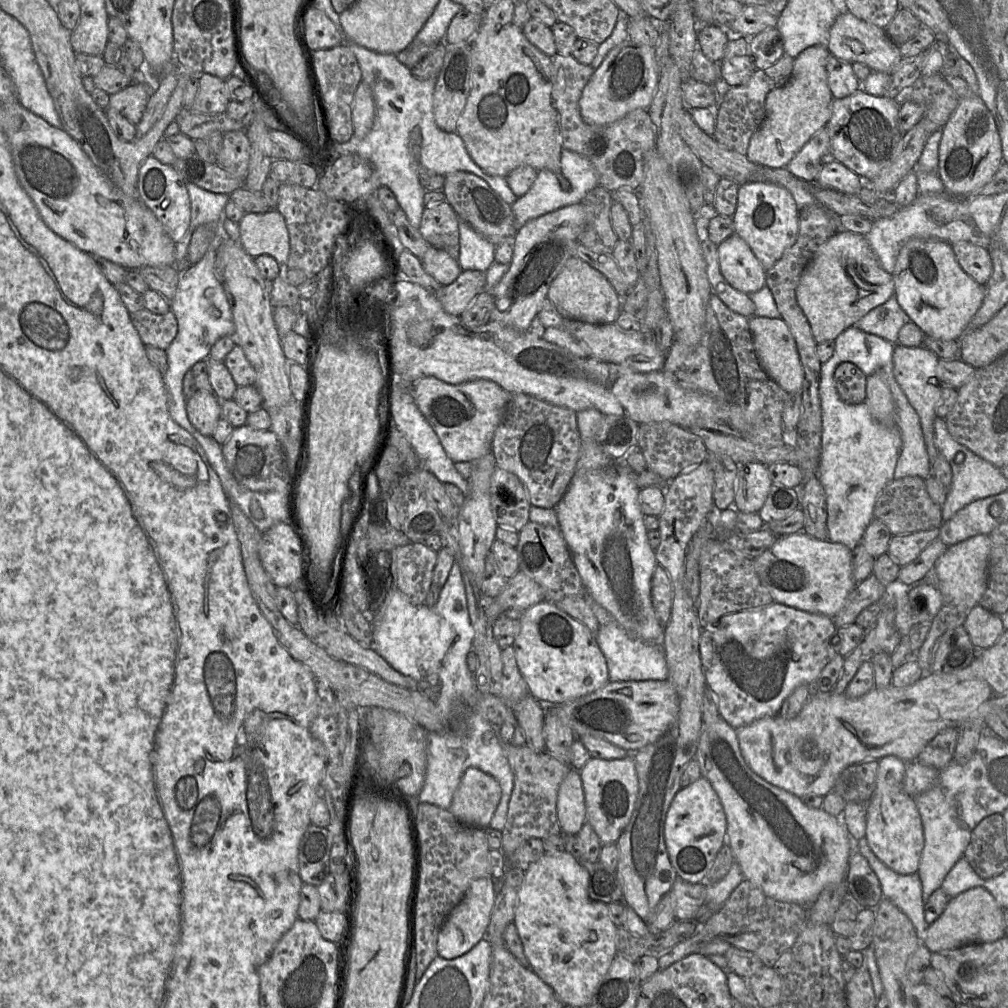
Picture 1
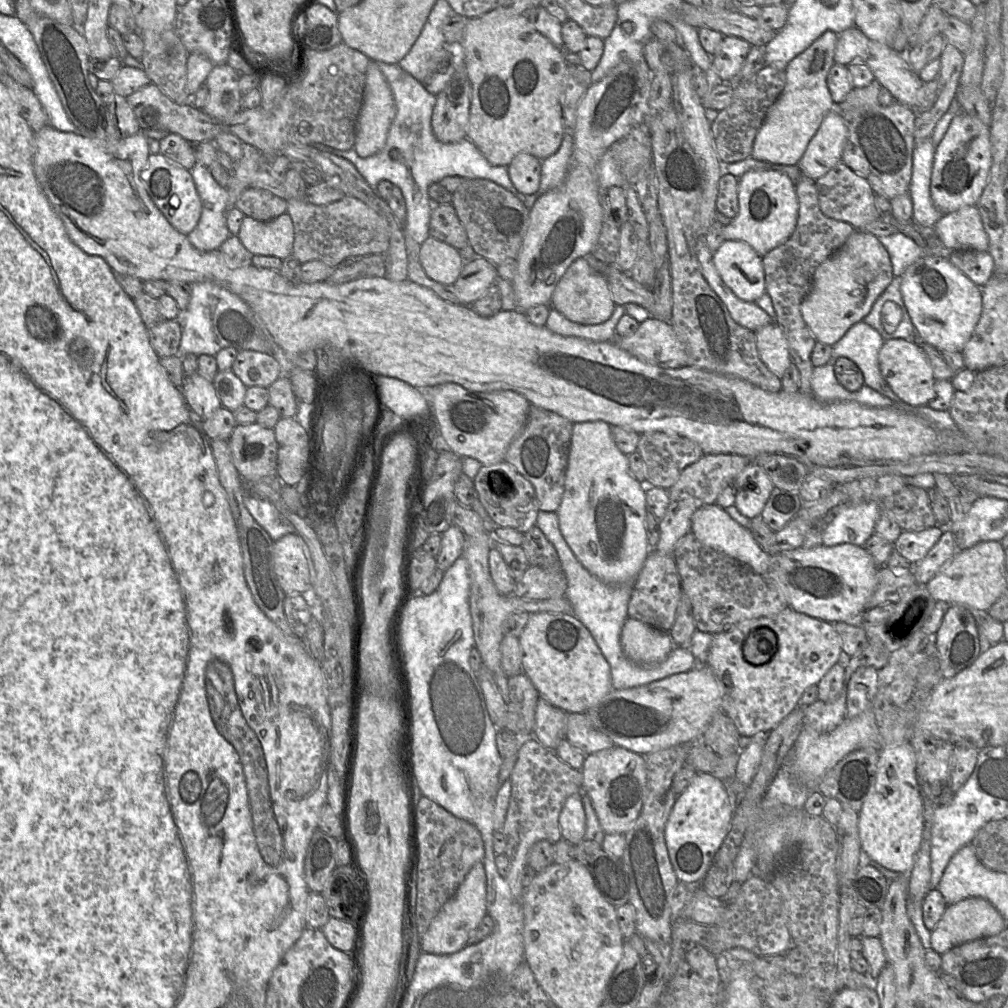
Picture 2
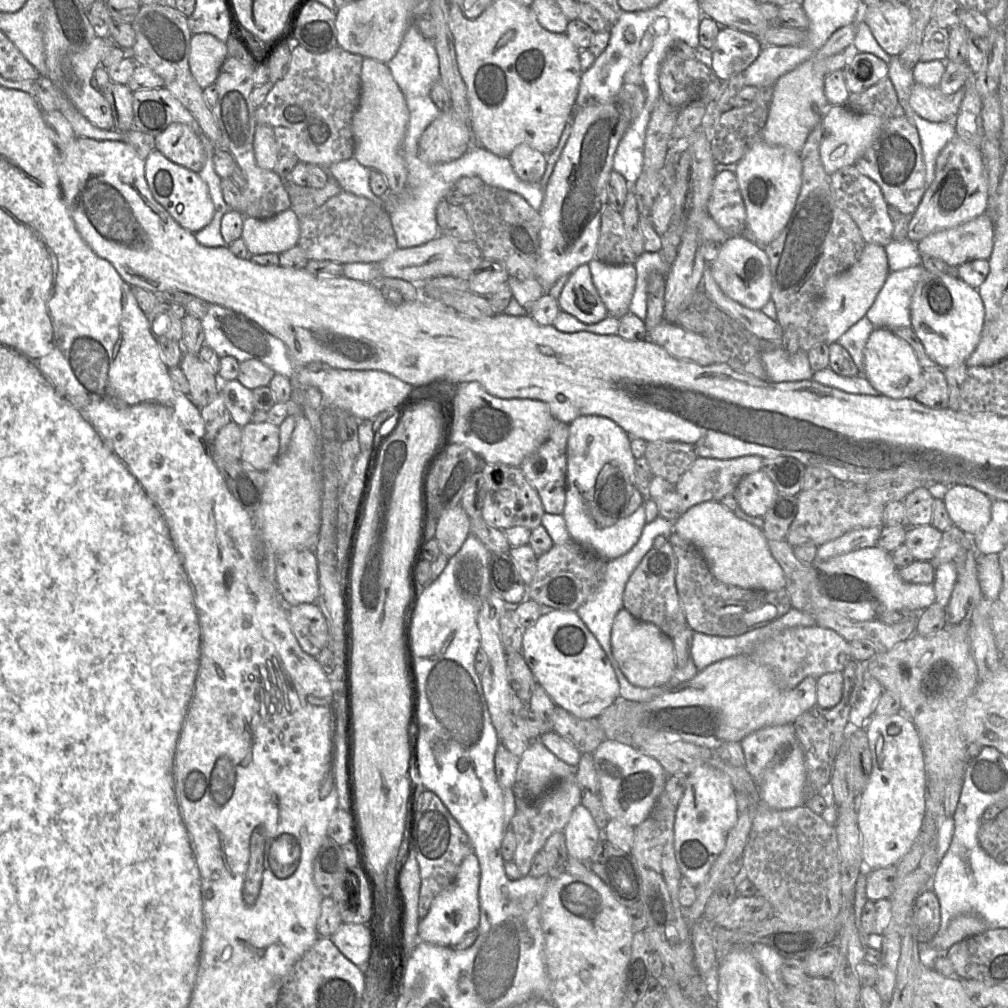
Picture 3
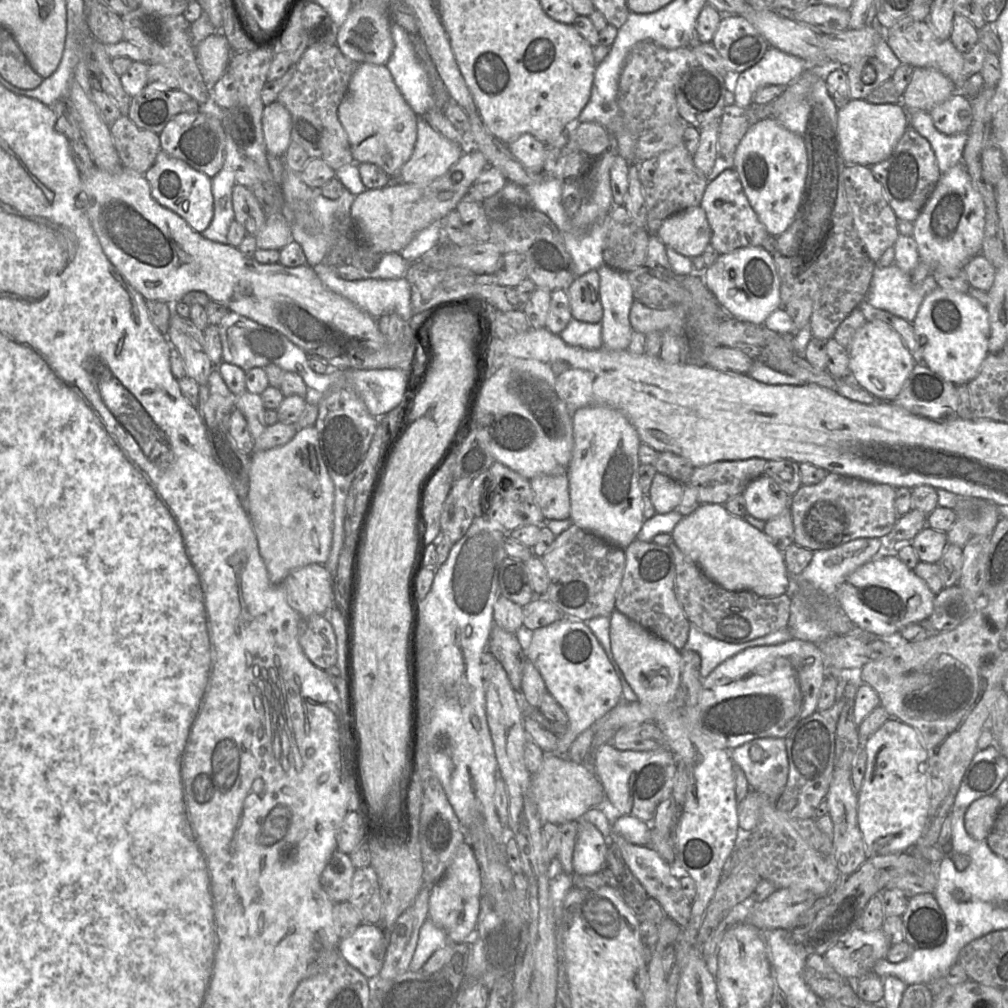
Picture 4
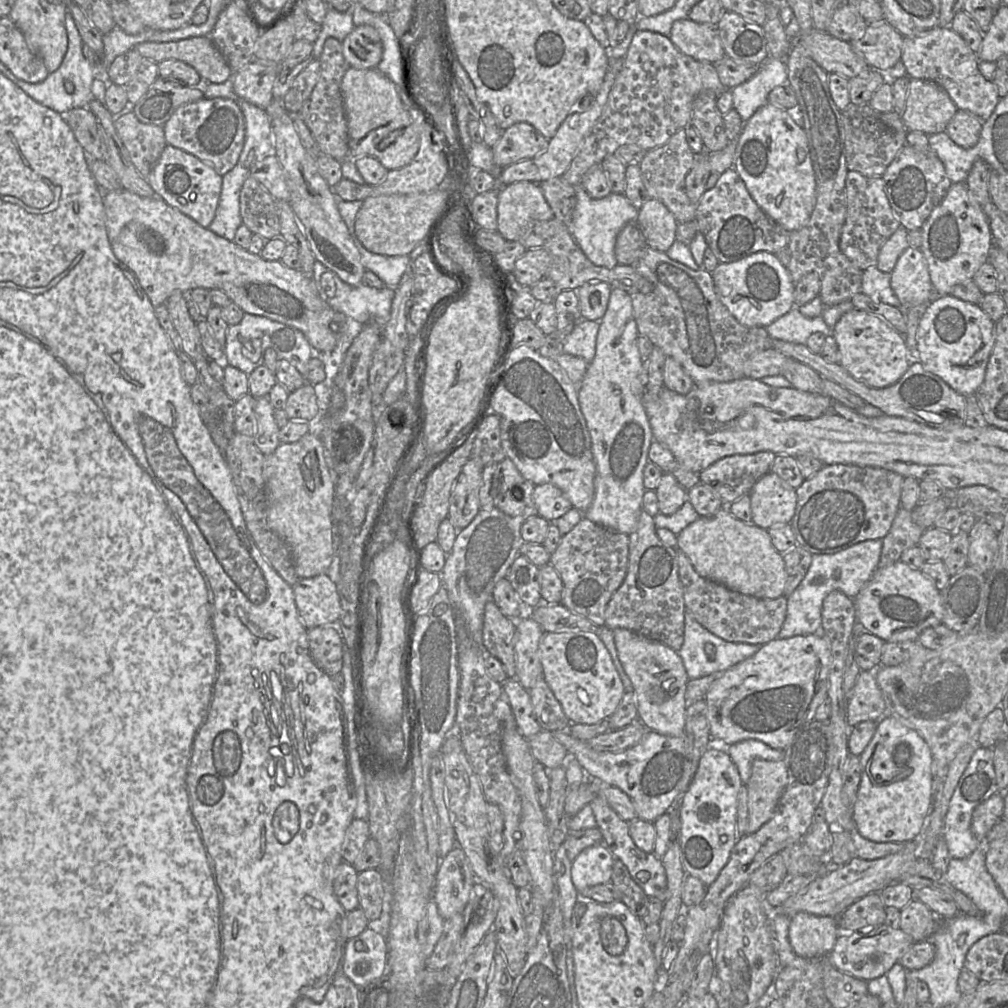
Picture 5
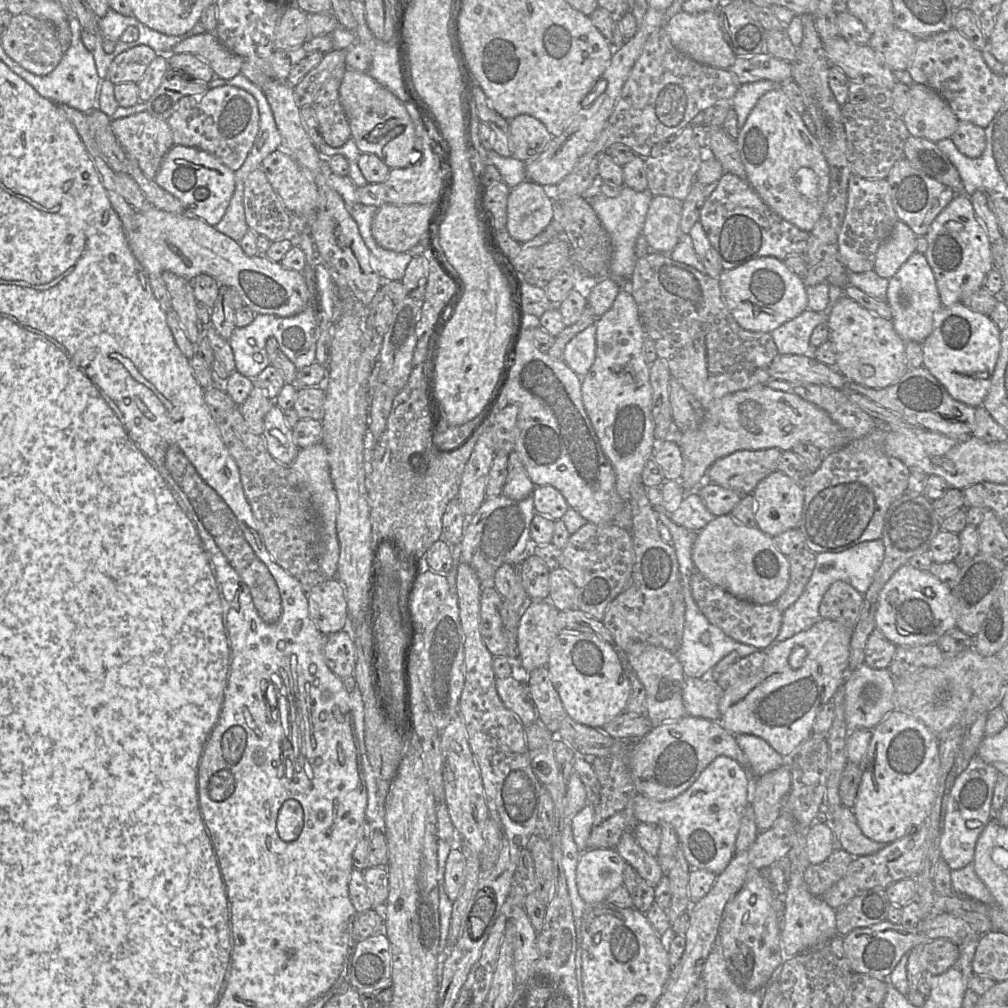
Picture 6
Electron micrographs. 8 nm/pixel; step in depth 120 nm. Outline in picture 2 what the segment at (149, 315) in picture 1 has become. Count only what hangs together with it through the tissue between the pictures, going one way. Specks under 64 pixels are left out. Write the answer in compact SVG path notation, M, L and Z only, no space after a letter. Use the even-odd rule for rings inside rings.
M163 319L148 328L148 335L159 358L175 356L182 337L180 321Z

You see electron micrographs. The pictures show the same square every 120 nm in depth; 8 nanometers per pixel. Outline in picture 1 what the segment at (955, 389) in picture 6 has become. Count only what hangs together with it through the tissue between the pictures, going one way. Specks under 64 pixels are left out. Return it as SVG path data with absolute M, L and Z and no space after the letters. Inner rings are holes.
M909 239L899 252L892 276L894 293L901 309L925 336L945 341L963 336L986 294L986 284L977 283L965 273L951 244L939 239Z

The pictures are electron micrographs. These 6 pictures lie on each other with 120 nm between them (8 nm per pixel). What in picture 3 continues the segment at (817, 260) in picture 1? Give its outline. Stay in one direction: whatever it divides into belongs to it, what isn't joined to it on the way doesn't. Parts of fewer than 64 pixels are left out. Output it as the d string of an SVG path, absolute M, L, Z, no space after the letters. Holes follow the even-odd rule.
M866 244L856 264L847 271L832 276L816 309L816 318L827 329L827 344L838 339L866 316L890 273L886 250L878 244Z

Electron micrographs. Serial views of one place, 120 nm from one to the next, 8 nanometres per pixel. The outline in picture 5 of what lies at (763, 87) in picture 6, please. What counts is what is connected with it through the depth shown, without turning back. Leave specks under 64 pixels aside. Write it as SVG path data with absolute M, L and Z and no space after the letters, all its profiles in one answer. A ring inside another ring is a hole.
M767 57L759 70L747 81L731 89L733 108L743 122L768 103L772 89L787 82L785 59Z

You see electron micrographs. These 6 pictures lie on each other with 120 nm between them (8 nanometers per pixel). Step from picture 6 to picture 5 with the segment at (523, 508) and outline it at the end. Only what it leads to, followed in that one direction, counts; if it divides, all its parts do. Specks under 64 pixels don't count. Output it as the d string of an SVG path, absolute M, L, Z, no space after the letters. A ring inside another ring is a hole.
M496 507L480 509L471 523L458 531L440 572L442 586L445 586L455 611L462 615L473 641L480 646L485 605L492 599L496 583L506 576L520 554L523 543L520 530L524 520L522 517L509 516Z

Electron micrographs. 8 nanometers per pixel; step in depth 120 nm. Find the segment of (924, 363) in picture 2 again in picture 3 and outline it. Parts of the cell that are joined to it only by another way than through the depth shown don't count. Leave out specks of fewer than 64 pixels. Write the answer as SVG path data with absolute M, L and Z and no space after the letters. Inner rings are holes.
M875 328L864 348L863 376L882 396L893 399L914 399L923 387L923 373L912 347L889 329Z

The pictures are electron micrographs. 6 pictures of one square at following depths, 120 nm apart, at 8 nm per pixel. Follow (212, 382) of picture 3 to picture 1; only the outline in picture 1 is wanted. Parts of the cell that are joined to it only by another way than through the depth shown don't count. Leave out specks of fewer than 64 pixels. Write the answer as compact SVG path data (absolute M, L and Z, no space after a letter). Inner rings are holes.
M197 390L187 400L186 410L191 424L203 435L212 437L222 416L221 401L212 392Z

